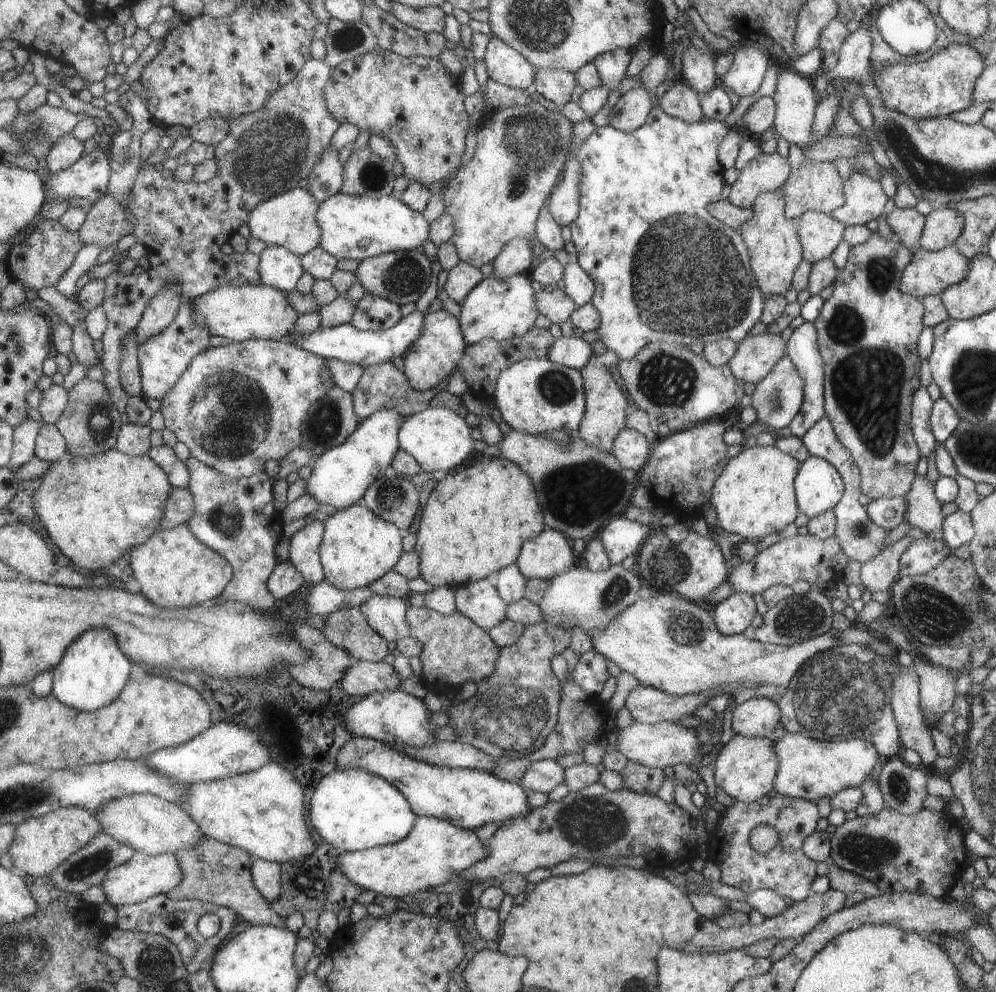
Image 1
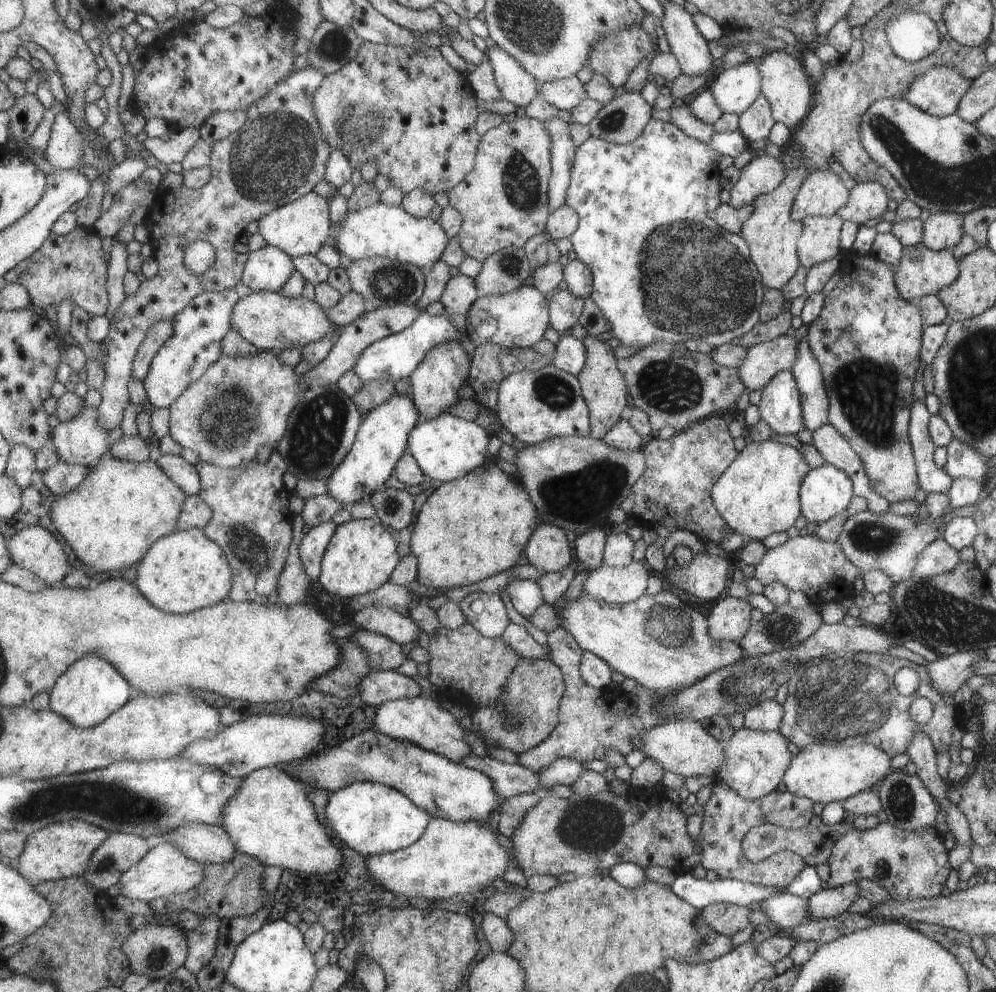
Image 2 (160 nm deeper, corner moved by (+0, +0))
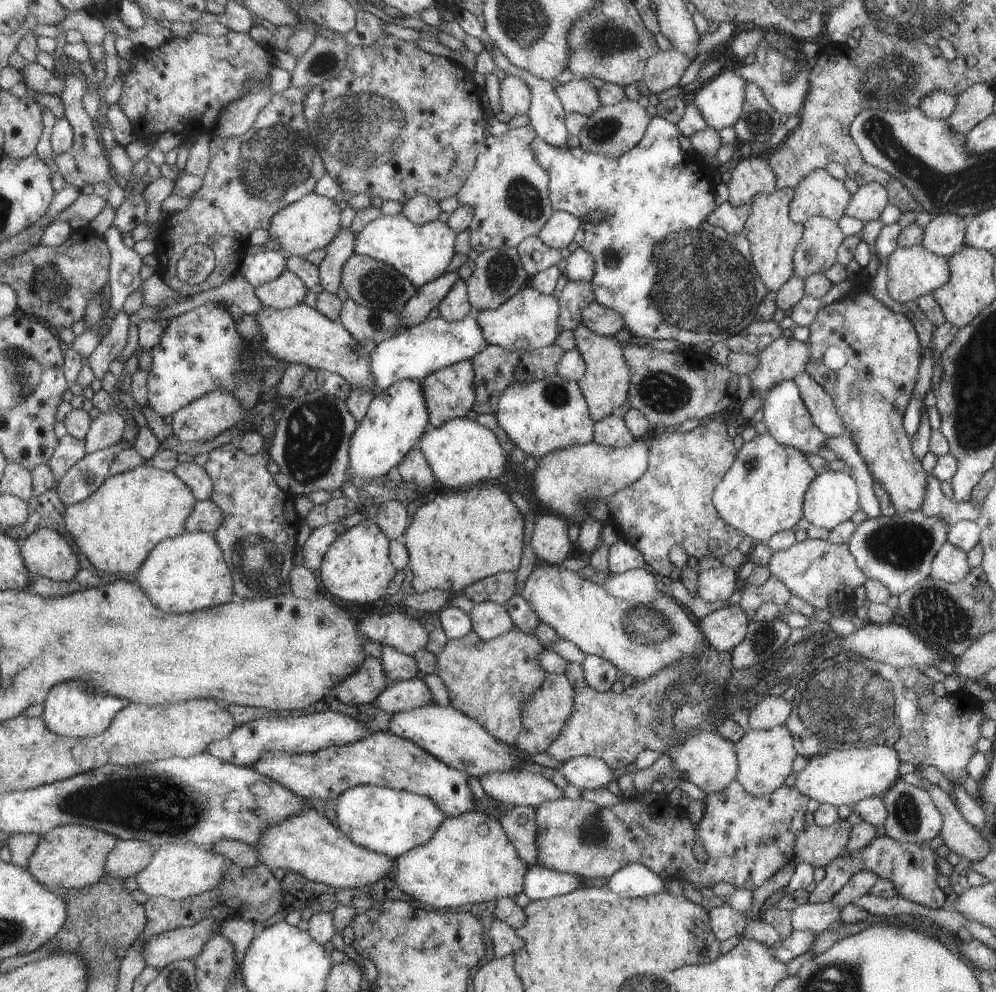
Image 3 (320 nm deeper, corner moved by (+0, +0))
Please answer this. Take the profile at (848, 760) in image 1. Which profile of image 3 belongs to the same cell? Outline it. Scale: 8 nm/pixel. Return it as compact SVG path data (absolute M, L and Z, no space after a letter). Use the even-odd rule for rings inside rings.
M874 744L861 748L833 749L822 755L812 756L805 768L796 774L794 787L797 788L799 793L804 793L805 796L809 796L819 803L829 803L834 807L845 804L845 806L851 808L861 799L881 796L887 791L891 784L897 780L897 766L899 766L899 757L896 749L884 744Z

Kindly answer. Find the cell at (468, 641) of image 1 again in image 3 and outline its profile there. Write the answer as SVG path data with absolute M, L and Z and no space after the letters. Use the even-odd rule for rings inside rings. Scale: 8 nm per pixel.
M517 628L489 640L481 640L471 630L463 638L447 640L436 656L436 675L445 684L454 709L476 720L497 741L513 746L522 727L520 712L524 702L547 676L538 660L542 650L534 634L522 633Z

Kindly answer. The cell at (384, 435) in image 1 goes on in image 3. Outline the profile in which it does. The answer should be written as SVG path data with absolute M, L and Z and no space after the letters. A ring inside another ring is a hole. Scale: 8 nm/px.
M403 379L375 393L366 415L357 423L349 439L348 479L357 484L383 478L400 463L428 428L428 409L423 388L416 380Z

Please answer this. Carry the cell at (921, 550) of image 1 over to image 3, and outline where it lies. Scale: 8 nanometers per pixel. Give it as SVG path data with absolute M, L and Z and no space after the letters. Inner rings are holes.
M945 541L932 558L928 576L946 583L956 583L969 570L971 568L966 561L966 552Z

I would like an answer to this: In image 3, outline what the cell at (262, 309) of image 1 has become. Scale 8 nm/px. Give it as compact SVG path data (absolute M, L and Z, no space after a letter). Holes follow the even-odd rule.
M307 303L288 309L263 307L256 315L261 332L261 348L285 363L301 363L311 369L323 369L342 376L351 388L361 387L376 393L370 358L358 355L354 350L356 340L339 322L329 320L320 310L311 308Z

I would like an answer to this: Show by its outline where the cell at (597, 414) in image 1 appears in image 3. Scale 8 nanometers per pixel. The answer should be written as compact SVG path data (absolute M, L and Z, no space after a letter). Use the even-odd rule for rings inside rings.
M581 322L572 332L575 348L586 366L583 376L576 383L586 400L592 420L600 421L604 416L611 415L611 412L619 408L628 397L627 384L631 382L631 373L627 370L629 363L624 360L624 356L621 356L621 348L612 336L598 335Z

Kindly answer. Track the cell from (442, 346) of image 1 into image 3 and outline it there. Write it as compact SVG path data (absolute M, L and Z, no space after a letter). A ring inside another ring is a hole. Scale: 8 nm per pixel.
M471 360L443 367L421 382L428 409L428 427L437 428L448 420L465 417L475 402Z

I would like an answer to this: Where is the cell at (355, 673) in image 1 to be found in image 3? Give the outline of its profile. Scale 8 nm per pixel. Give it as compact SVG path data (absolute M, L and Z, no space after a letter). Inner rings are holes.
M417 678L389 681L385 690L379 696L376 696L373 702L390 715L431 703L434 703L431 692L427 689L425 683Z

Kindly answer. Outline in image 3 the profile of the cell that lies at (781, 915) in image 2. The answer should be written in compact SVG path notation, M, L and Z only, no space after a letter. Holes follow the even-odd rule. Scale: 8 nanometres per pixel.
M831 901L804 903L785 913L785 917L790 921L790 930L818 934L840 918L840 910Z

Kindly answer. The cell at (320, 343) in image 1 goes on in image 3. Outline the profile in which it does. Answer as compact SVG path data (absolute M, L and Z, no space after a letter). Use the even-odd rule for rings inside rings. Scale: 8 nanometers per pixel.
M472 313L458 321L446 321L441 317L436 319L425 318L415 325L403 327L394 337L377 343L369 353L370 372L372 373L374 388L378 392L403 379L421 382L427 375L439 371L443 367L460 363L465 359L471 360L472 356L483 351L488 345L481 332L480 325L477 324Z

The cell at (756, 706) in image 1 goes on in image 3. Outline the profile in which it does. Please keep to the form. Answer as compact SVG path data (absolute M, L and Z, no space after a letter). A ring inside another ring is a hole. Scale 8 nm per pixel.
M781 695L777 696L777 698L768 696L749 711L749 728L758 731L783 725L785 719L791 714L791 708L790 702L785 702Z

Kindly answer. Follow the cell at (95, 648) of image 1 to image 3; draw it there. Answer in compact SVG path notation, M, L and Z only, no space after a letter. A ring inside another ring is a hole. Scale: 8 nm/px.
M77 680L77 682L59 683L53 687L43 706L41 717L54 733L66 737L92 737L105 732L116 718L116 714L129 706L129 700L89 694L87 684Z

